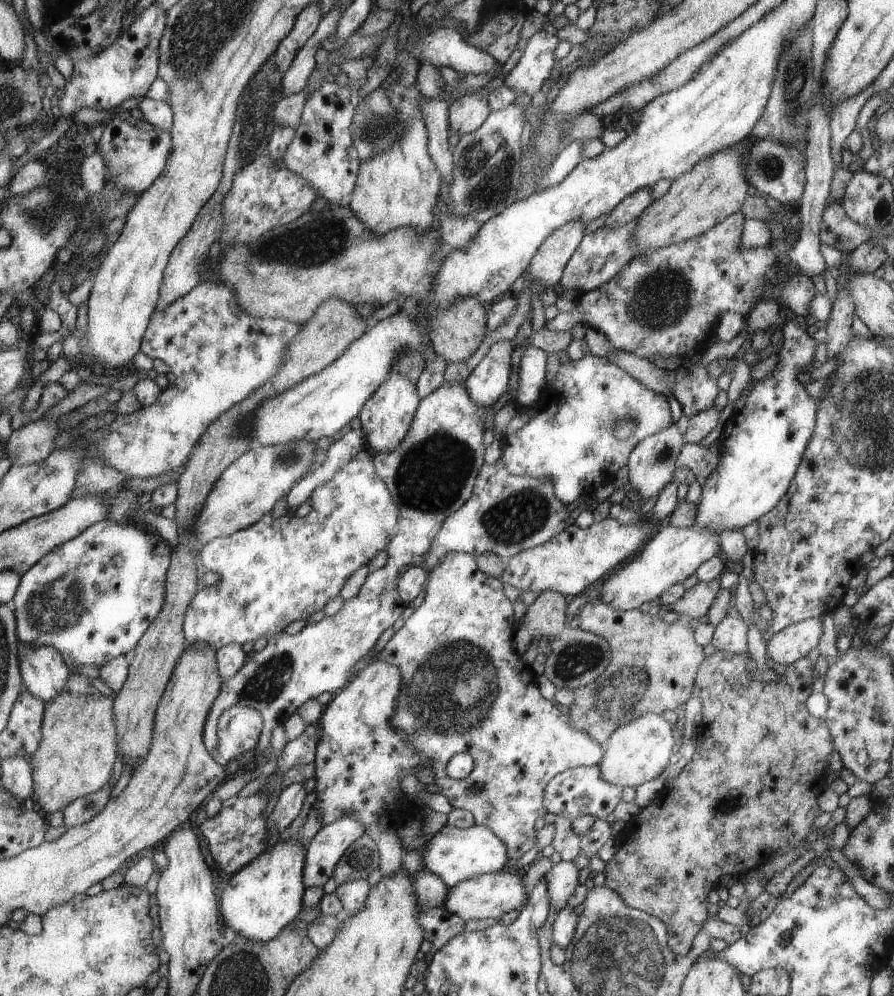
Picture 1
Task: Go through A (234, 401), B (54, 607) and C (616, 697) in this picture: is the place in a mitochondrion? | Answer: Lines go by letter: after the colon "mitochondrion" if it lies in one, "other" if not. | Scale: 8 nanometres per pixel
A: other
B: mitochondrion
C: mitochondrion

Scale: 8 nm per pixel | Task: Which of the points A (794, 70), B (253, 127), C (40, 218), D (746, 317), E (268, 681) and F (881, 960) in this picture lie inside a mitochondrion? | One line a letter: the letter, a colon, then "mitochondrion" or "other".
A: mitochondrion
B: mitochondrion
C: mitochondrion
D: other
E: mitochondrion
F: other

